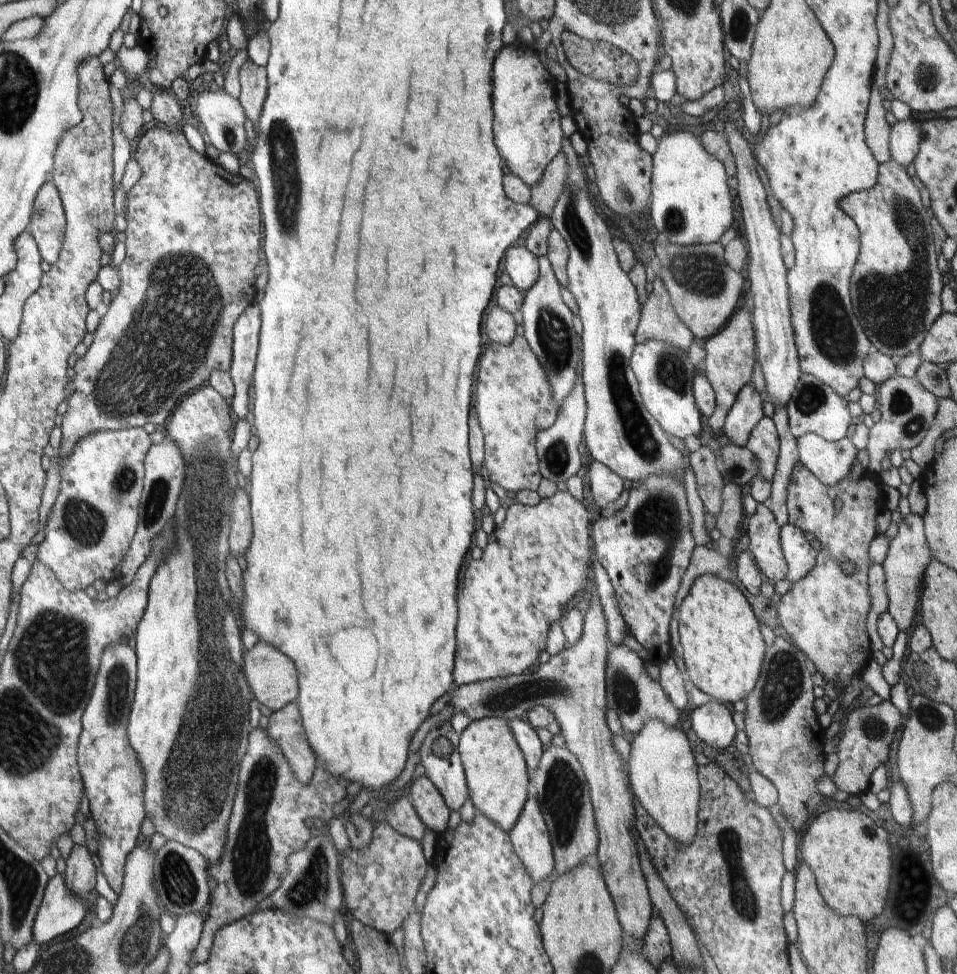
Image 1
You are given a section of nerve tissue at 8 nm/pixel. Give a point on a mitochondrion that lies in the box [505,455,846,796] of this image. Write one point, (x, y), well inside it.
(658, 515)

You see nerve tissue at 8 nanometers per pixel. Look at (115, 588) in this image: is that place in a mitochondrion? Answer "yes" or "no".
no

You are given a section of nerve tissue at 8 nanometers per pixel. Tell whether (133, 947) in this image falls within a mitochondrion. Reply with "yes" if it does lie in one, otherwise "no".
yes

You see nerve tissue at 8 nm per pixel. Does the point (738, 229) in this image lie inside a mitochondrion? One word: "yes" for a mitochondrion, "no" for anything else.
no

